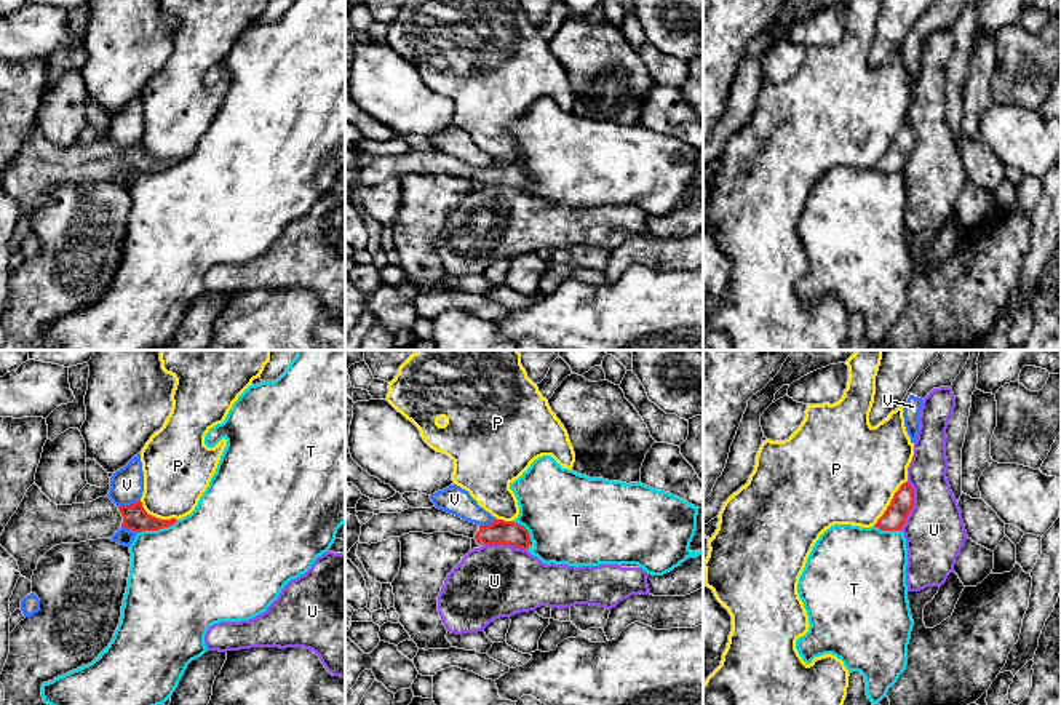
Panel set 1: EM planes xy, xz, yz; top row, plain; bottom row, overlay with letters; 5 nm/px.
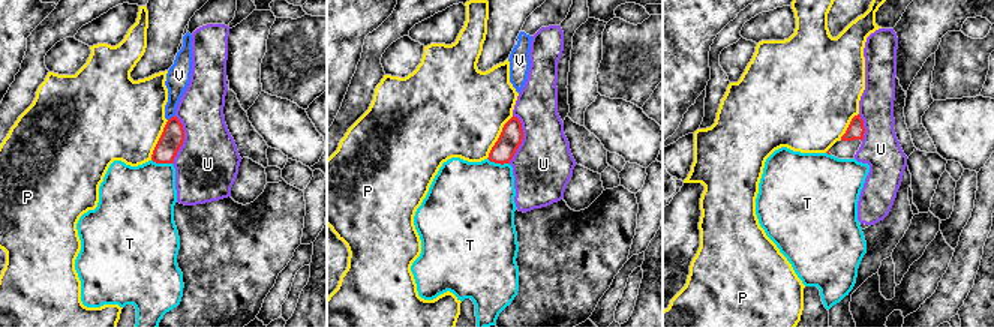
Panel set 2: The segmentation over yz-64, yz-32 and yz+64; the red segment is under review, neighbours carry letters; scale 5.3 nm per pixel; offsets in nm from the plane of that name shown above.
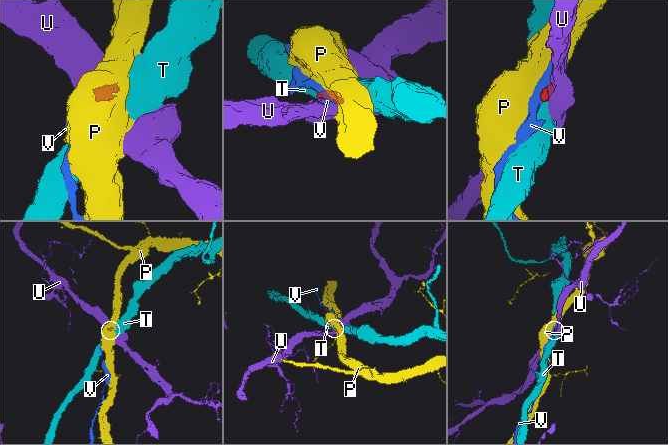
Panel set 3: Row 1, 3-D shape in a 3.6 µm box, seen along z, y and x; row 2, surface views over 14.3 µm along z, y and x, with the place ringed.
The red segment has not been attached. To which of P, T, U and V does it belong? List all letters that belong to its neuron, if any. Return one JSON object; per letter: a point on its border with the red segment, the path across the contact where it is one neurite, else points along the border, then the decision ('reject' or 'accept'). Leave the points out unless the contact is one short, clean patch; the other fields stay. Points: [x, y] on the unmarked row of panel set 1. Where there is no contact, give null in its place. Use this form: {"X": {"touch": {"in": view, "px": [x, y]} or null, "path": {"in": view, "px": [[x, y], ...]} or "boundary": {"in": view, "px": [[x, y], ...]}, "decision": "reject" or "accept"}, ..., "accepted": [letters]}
{"P": {"touch": {"in": "yz", "px": [890, 144]}, "boundary": {"in": "yz", "px": [[906, 122], [873, 167]]}, "decision": "reject"}, "T": {"touch": {"in": "xy", "px": [157, 171]}, "boundary": {"in": "xy", "px": [[178, 162], [157, 171], [138, 175]]}, "decision": "reject"}, "U": {"touch": {"in": "yz", "px": [913, 147]}, "boundary": {"in": "yz", "px": [[908, 123], [913, 131], [913, 151], [900, 171]]}, "decision": "reject"}, "V": {"touch": {"in": "xy", "px": [128, 147]}, "boundary": {"in": "xy", "px": [[139, 141], [117, 147]]}, "decision": "reject"}, "accepted": []}

